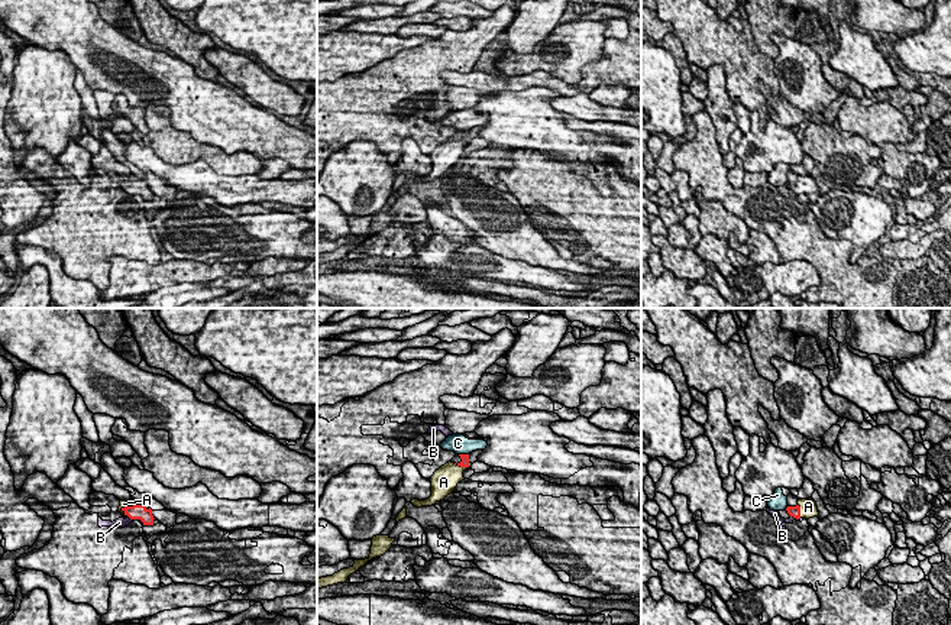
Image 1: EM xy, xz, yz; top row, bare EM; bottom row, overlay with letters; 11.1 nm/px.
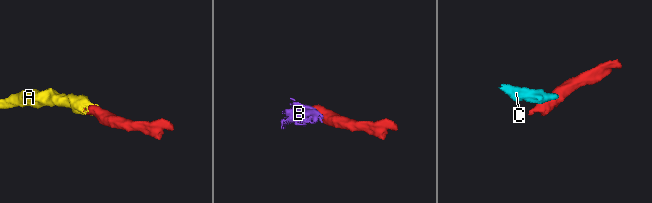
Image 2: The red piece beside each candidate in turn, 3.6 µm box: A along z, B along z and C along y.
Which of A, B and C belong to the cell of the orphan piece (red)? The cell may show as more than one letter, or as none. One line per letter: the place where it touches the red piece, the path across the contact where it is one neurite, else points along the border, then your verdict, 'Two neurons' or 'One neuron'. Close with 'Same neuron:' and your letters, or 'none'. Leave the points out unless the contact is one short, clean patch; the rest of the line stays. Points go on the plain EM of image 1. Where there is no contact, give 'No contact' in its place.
A: Touches red at xy (135, 181). Path across: xy (136, 187), (135, 181), (123, 180). One neuron
B: Touches red at yz (795, 193). Boundary: yz (791, 191), (799, 194). Two neurons
C: Touches red at yz (786, 184). Boundary: yz (788, 183), (785, 185). Two neurons
Same neuron: A

